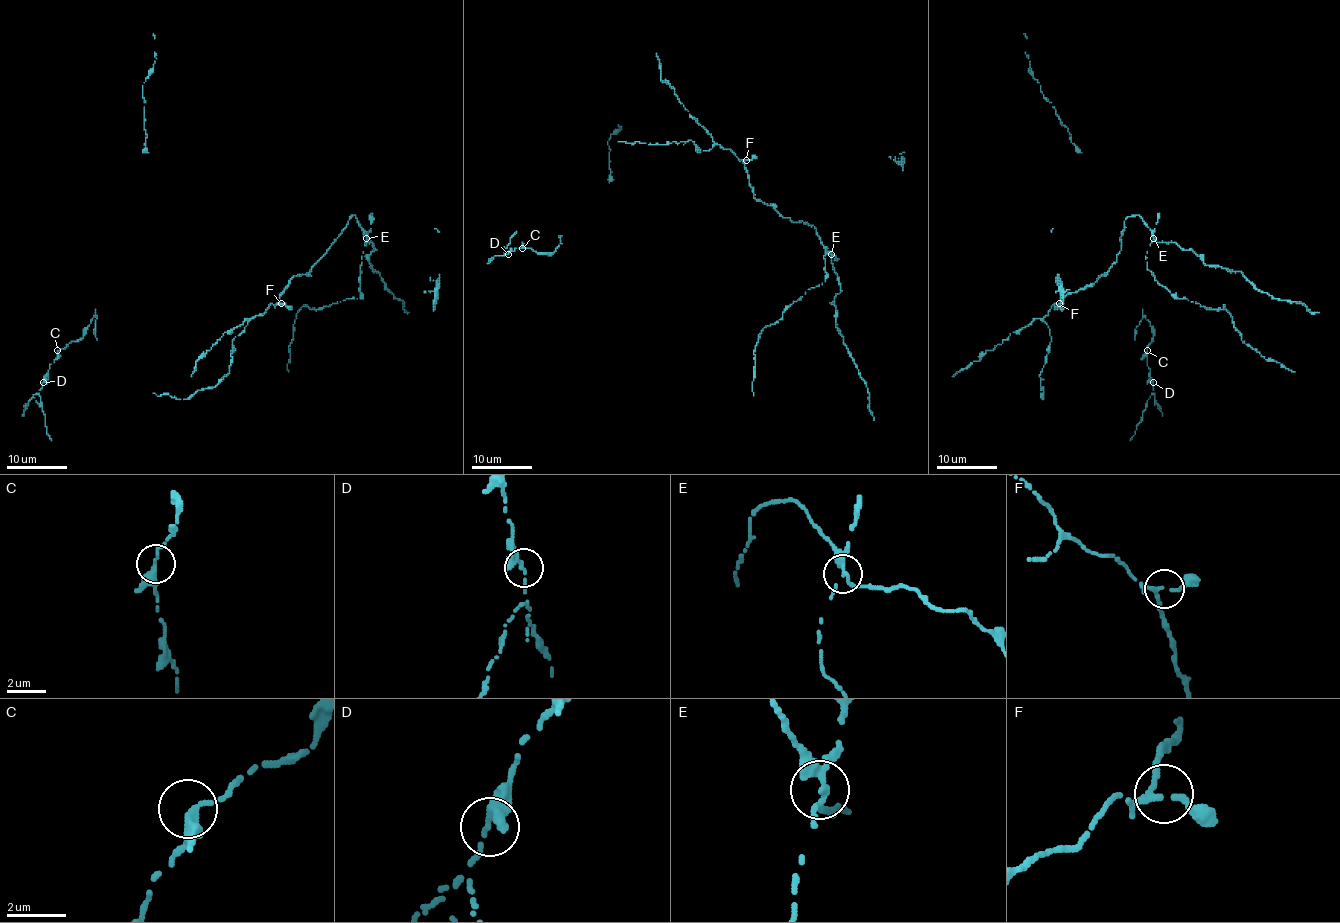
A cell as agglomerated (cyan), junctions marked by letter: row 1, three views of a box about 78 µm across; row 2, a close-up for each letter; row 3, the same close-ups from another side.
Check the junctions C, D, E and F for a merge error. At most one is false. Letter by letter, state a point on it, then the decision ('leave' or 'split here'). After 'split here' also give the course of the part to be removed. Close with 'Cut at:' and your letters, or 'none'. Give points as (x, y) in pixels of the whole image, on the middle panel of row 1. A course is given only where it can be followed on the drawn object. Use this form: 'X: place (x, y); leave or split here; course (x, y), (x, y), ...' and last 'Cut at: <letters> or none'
C: place (522, 248); leave
D: place (508, 254); leave
E: place (831, 254); split here; course (831, 254), (827, 246), (823, 259), (825, 281), (808, 289), (778, 321), (766, 326), (758, 335), (753, 396)
F: place (746, 160); leave
Cut at: E

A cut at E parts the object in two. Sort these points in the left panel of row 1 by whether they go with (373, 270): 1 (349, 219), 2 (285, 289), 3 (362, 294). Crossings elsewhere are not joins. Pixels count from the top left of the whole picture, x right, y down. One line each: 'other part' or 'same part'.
1: same part
2: same part
3: other part

